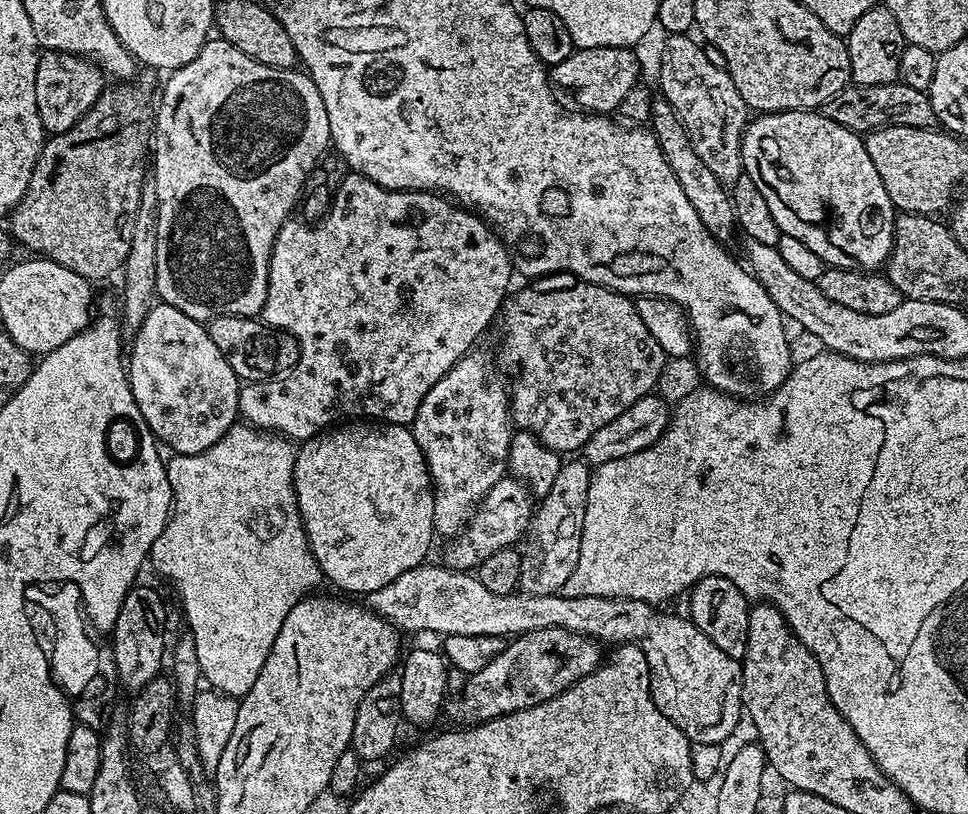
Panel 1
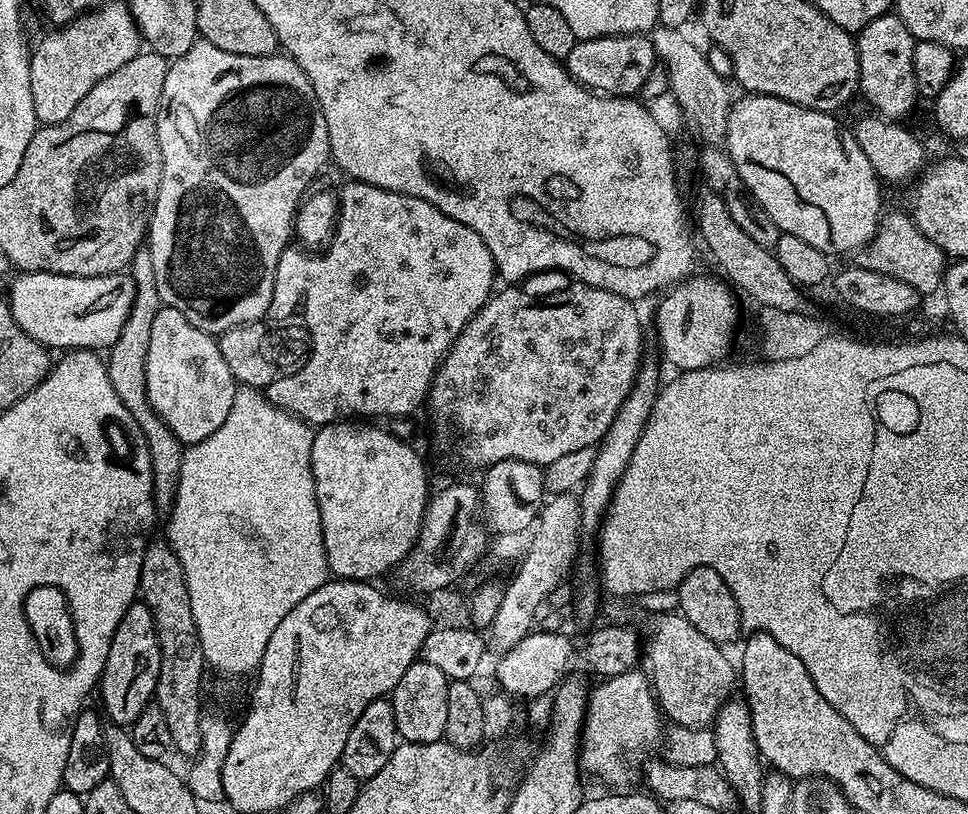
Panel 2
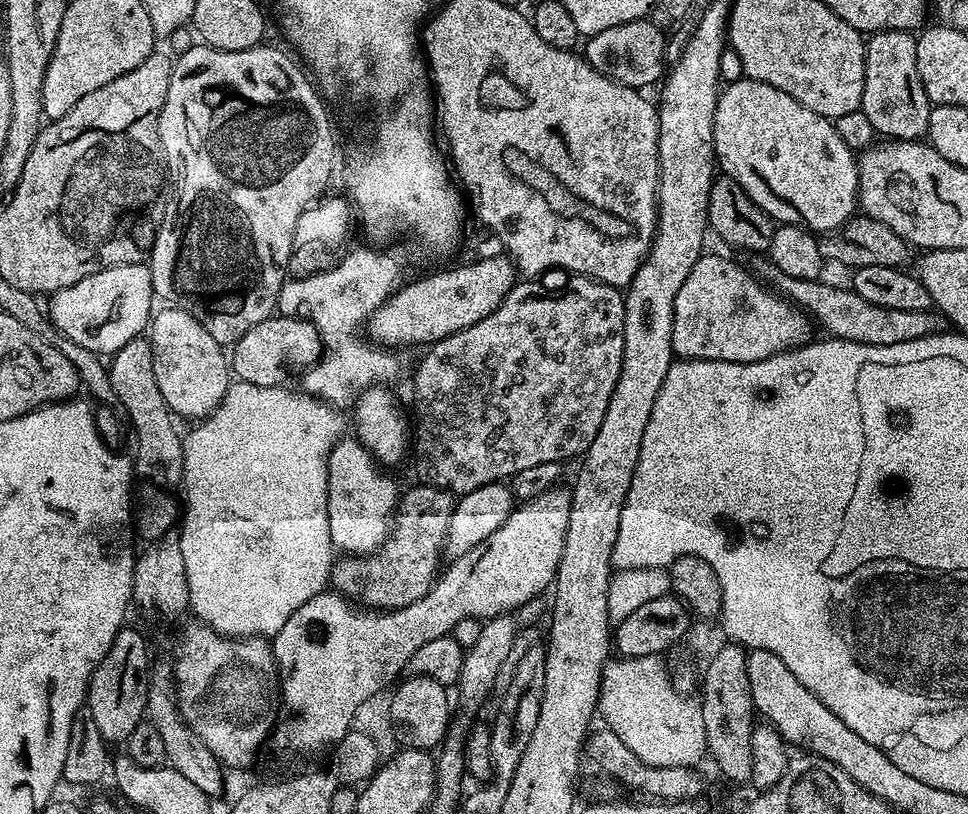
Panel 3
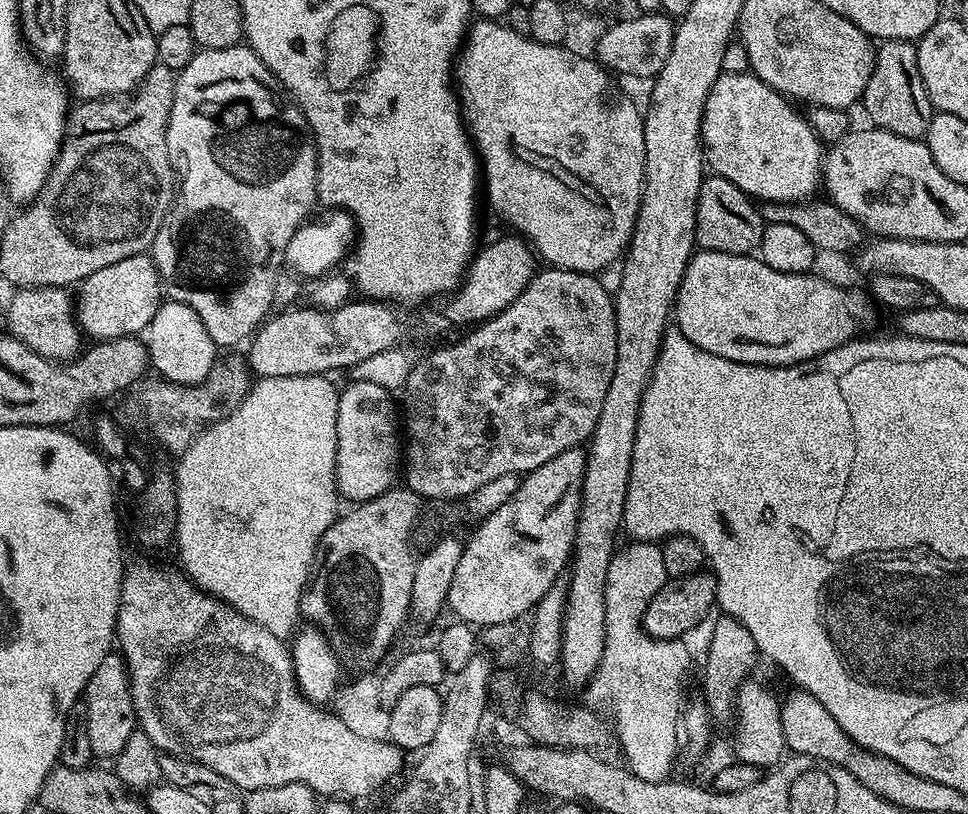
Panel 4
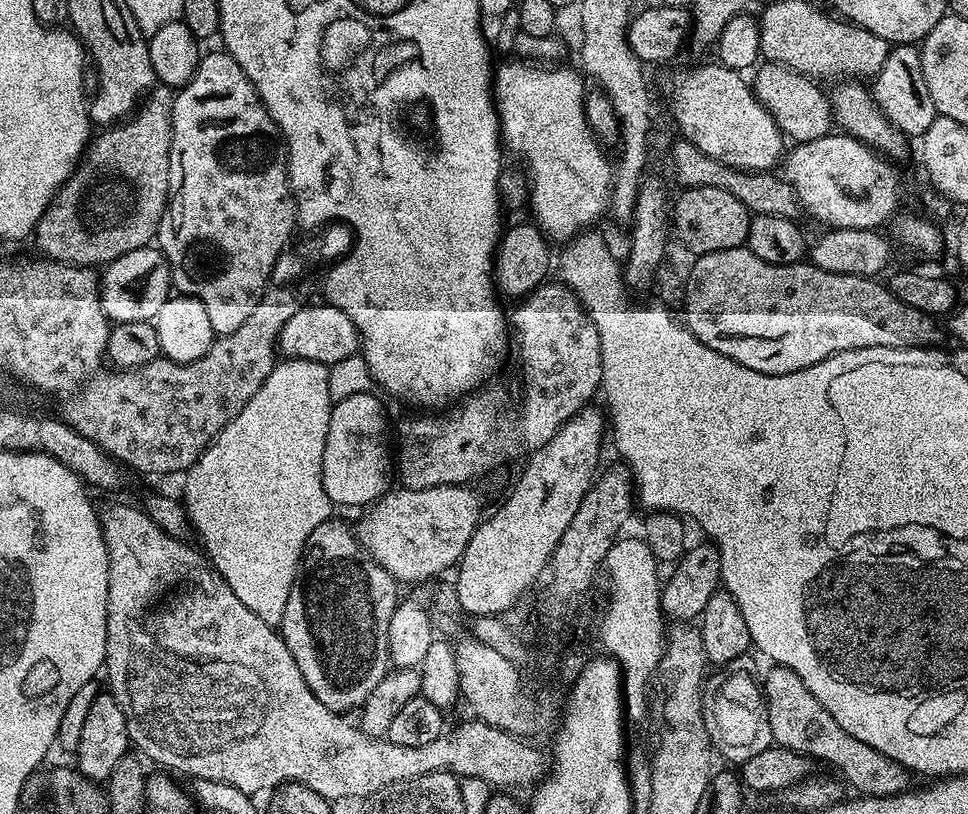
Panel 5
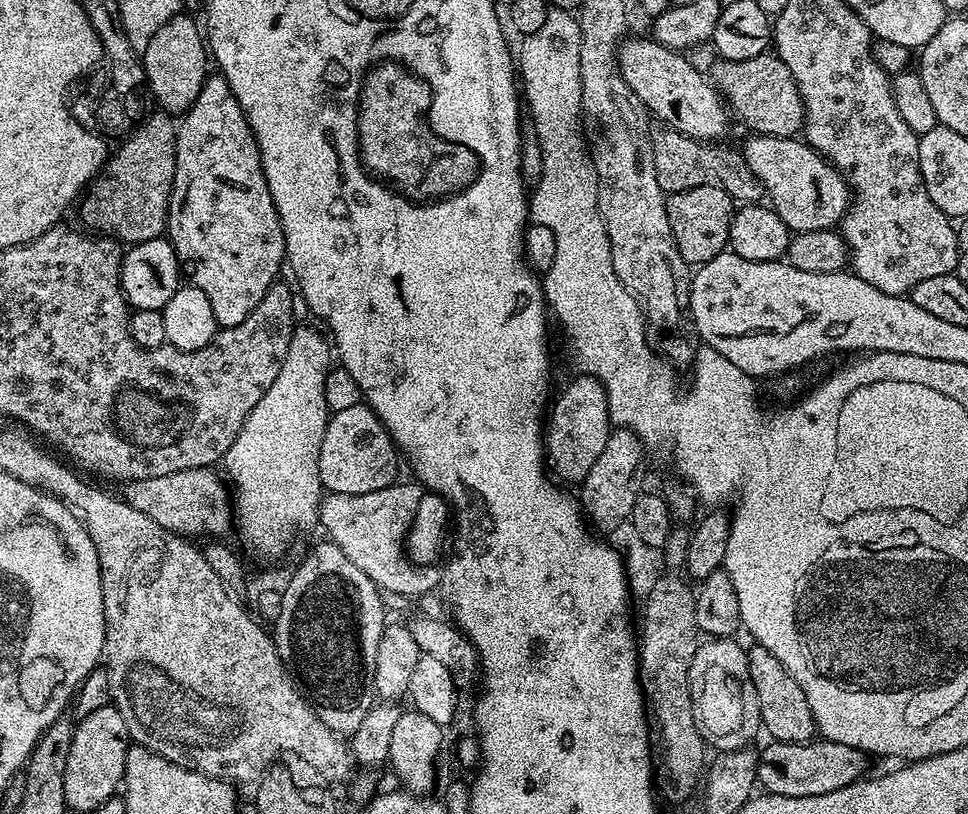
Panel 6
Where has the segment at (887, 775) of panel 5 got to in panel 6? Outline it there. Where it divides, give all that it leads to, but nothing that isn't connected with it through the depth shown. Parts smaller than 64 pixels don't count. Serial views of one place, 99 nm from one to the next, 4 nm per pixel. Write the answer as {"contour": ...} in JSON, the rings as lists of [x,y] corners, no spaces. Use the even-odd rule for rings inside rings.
{"contour":[[[758,643],[747,649],[750,682],[754,682],[754,694],[758,694],[758,710],[760,722],[765,733],[769,732],[773,741],[781,740],[791,744],[806,744],[817,735],[816,723],[810,714],[810,706],[806,702],[806,694],[802,694],[802,686],[790,678],[786,666],[770,654]]]}

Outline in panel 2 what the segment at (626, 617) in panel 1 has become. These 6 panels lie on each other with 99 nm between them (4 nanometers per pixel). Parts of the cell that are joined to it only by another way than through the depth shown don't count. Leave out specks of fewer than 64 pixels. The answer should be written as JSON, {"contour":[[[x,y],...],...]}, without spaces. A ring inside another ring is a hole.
{"contour":[[[656,614],[650,620],[648,628],[652,637],[646,640],[646,664],[648,660],[650,687],[661,713],[667,719],[669,716],[673,725],[707,729],[733,693],[732,683],[737,683],[738,672],[733,661],[731,664],[724,657],[725,649],[721,645],[690,626],[685,616]]]}

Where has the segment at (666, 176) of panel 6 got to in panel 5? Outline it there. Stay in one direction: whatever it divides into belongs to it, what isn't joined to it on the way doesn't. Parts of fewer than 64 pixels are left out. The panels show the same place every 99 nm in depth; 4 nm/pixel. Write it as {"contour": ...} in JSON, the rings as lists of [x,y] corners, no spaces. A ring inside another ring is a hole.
{"contour":[[[680,138],[677,141],[672,148],[672,168],[676,171],[676,180],[681,189],[714,186],[718,190],[726,190],[734,194],[734,198],[738,198],[738,202],[742,202],[742,206],[746,206],[753,216],[777,216],[796,220],[801,215],[802,209],[795,190],[779,175],[772,172],[740,172],[702,154],[698,146],[686,139]]]}

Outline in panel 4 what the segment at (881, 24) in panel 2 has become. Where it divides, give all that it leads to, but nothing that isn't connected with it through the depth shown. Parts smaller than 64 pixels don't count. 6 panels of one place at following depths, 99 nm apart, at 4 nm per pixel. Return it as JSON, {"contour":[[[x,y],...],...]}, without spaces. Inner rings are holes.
{"contour":[[[886,40],[876,48],[874,70],[862,97],[862,108],[868,111],[873,125],[911,140],[921,139],[930,126],[934,109],[926,94],[922,74],[918,74],[916,44],[911,40]]]}

